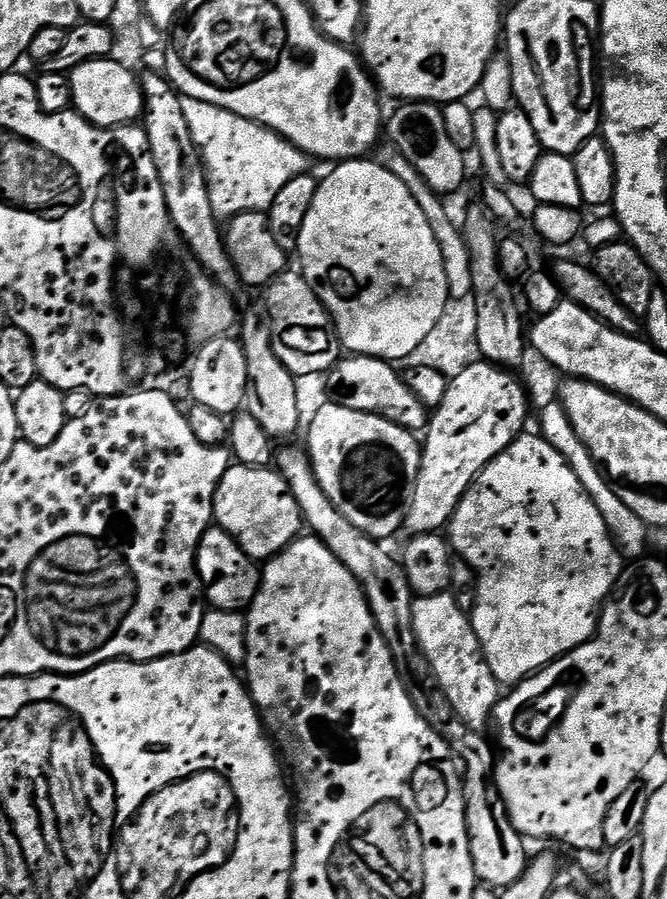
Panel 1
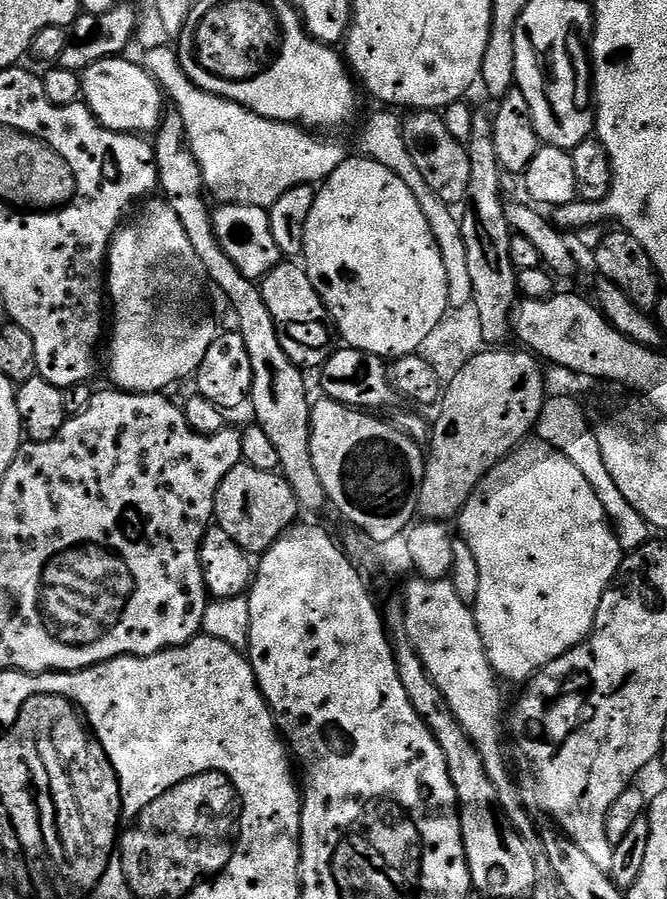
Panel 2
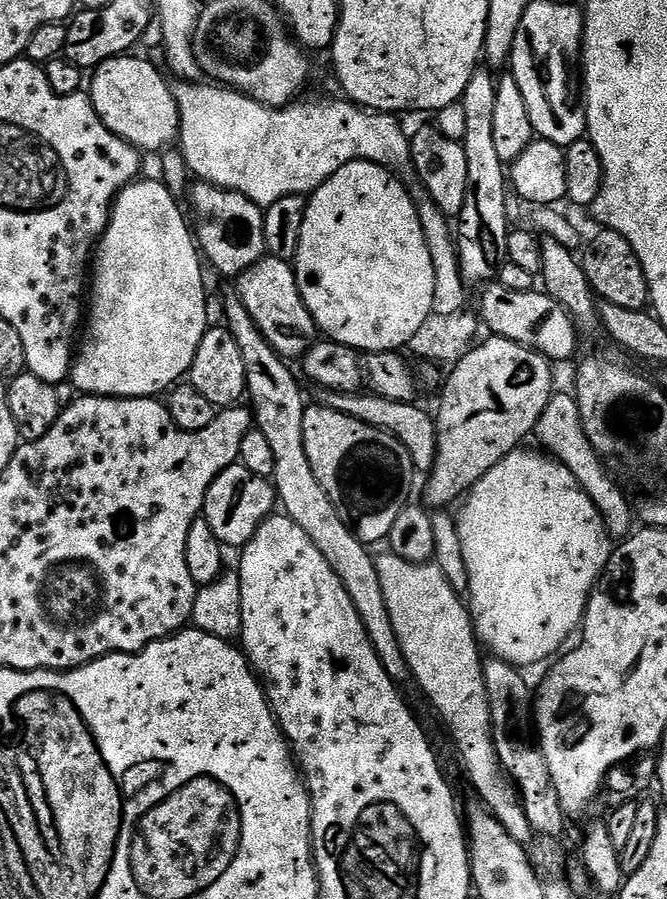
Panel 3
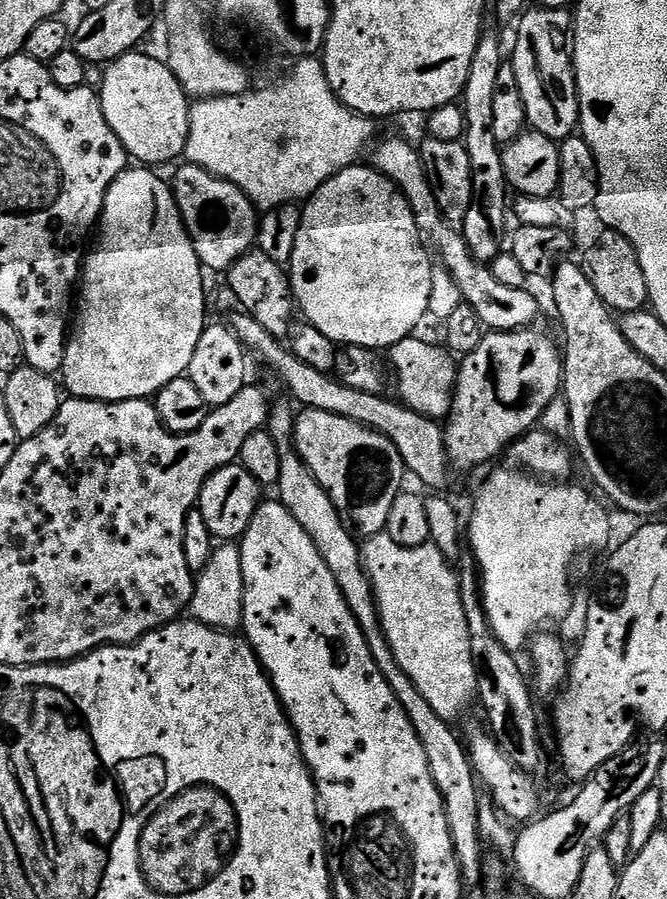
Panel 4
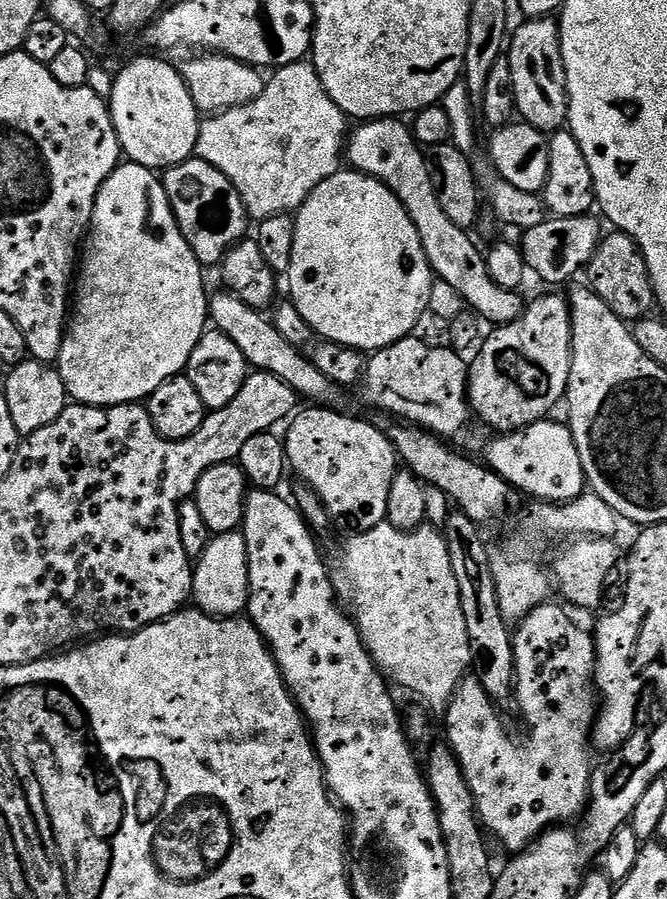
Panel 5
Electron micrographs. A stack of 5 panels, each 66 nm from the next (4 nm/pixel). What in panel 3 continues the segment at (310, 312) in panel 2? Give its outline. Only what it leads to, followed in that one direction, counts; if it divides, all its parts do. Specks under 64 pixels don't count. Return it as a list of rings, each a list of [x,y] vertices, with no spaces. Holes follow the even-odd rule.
[[[266,254],[257,264],[250,266],[250,270],[246,270],[242,275],[235,277],[234,284],[236,284],[235,295],[240,297],[240,301],[244,303],[250,314],[250,318],[256,324],[256,328],[268,339],[268,345],[279,356],[283,356],[289,361],[299,361],[312,349],[313,344],[318,339],[318,329],[310,310],[304,305],[304,299],[298,290],[295,267],[289,261]]]

